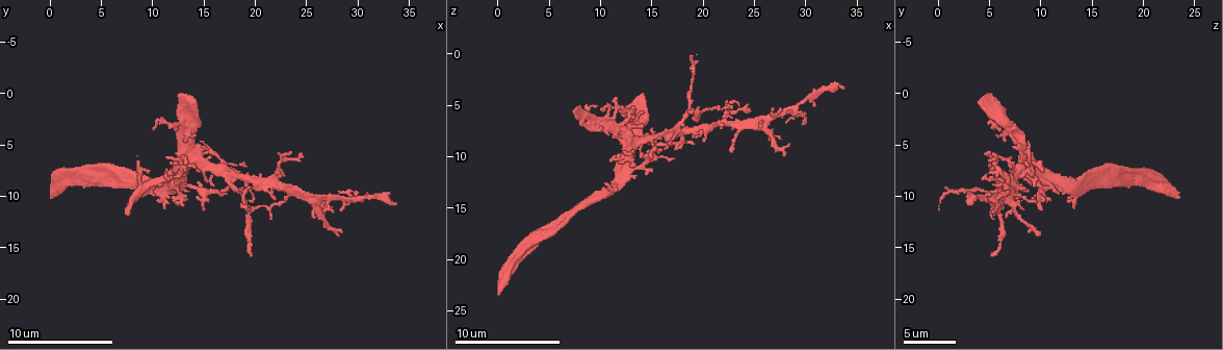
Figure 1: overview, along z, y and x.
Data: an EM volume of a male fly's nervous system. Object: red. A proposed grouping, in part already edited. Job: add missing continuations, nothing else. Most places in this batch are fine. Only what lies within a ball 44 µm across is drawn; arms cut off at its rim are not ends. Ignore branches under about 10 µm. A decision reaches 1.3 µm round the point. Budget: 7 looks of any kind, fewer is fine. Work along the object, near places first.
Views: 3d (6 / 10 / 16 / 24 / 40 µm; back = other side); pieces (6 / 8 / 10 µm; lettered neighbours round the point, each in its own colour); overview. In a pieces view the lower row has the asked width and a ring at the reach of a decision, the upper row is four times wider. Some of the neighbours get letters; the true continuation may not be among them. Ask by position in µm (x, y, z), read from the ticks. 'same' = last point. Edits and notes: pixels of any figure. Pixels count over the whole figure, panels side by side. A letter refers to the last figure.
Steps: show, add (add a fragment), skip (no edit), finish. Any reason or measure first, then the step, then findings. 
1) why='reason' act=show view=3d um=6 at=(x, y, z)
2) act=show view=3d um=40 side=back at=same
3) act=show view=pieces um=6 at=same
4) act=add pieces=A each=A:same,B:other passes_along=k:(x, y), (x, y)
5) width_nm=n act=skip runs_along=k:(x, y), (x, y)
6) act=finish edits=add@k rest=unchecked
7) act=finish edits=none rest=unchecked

why='thin end' act=show view=pieces um=10 at=(30.0, 9.6, 6.8)

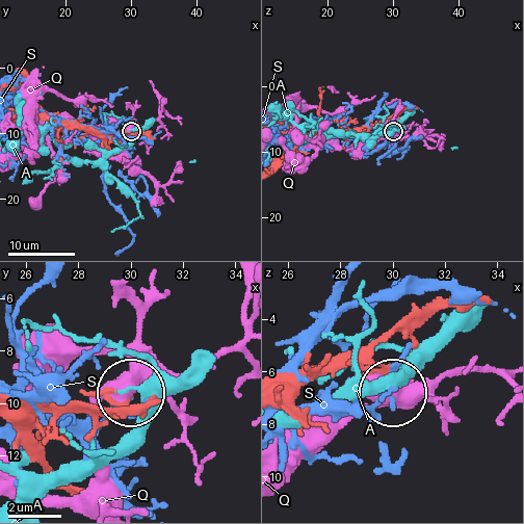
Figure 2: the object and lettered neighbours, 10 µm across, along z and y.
act=skip each=A:other,Q:other,S:other found='no lettered fragment goes on from it'

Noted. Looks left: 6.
why='free end' act=show view=pieces um=8 at=(22.8, 10.8, 9.2)

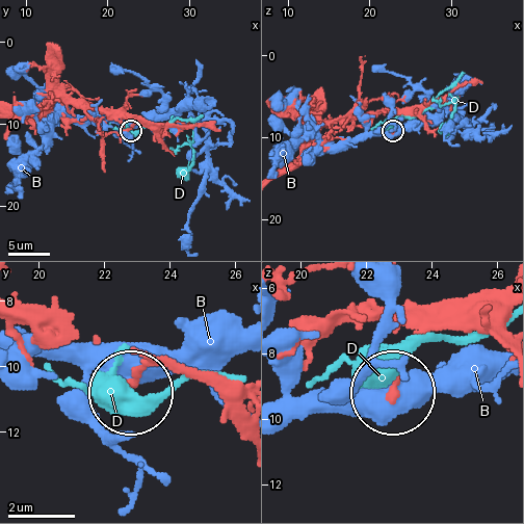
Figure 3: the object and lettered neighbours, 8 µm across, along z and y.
act=skip each=B:other,D:other found='none of them fits'

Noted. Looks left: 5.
why='free end' act=show view=pieces um=10 at=(12.6, 10.8, 9.8)

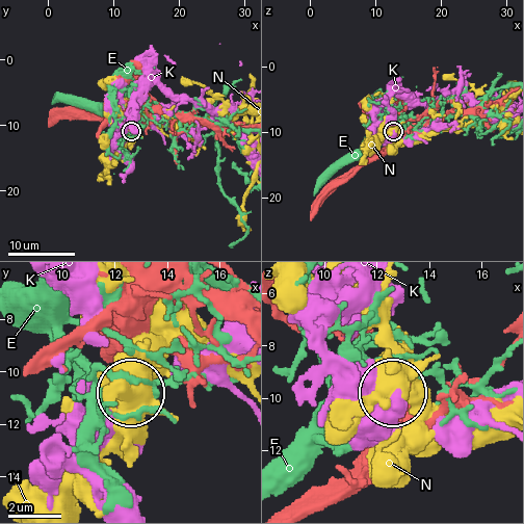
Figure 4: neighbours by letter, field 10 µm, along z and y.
act=skip each=E:other,K:other,N:other found='none of them fits'

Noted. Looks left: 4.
why='free end' act=show view=3d um=10 at=(16.8, 9.8, 10.0)

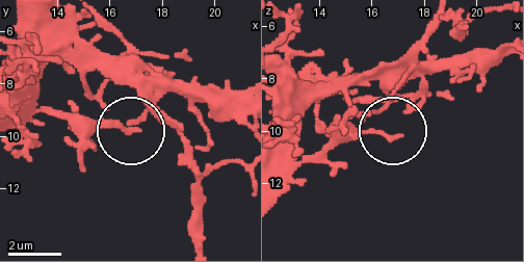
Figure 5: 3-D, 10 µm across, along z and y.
act=show view=pieces um=6 at=(16.9, 9.7, 10.2)

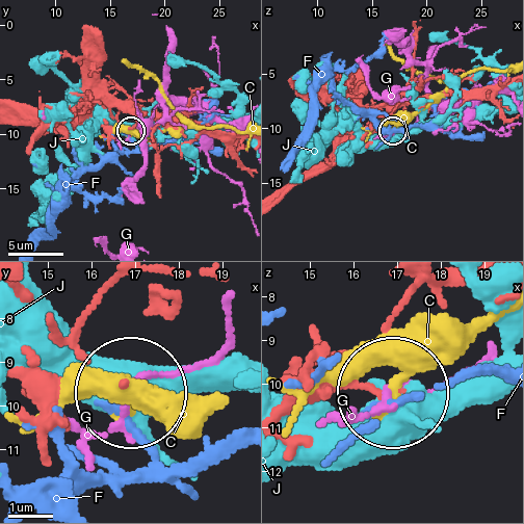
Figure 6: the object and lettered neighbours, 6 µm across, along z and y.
act=skip each=C:other,F:other,G:other,J:other found='none of them fits'

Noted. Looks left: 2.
act=finish edits=none rest=unchecked

